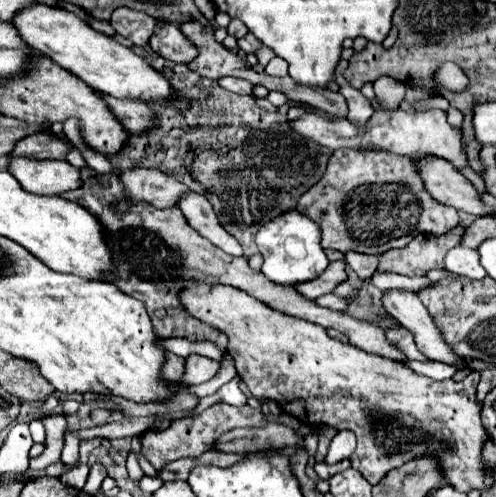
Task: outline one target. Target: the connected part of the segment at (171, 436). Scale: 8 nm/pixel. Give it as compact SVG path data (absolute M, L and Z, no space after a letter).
M218 403L218 405L212 405L212 407L208 407L206 411L194 415L194 417L172 421L170 427L164 429L164 431L146 431L142 435L142 453L154 465L154 469L160 469L166 463L176 461L176 459L202 455L204 451L208 451L212 447L216 437L220 437L222 433L226 433L234 427L262 427L266 423L268 421L266 421L266 417L262 415L260 409L252 409L250 405L232 407L232 405L226 405L226 403Z

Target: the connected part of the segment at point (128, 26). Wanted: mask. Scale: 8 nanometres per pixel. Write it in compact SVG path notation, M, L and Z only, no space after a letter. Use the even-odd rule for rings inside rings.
M118 7L112 13L110 23L116 29L116 33L120 33L122 37L128 37L138 47L144 47L148 43L148 39L152 37L154 27L160 23L160 19L156 19L152 15L146 15L144 11Z

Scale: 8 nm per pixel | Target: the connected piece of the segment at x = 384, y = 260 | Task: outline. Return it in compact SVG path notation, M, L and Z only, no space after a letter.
M456 227L440 237L416 235L416 239L412 239L412 243L408 243L404 249L386 251L384 255L378 255L378 271L420 277L426 275L430 269L444 269L446 253L456 247L456 243L462 243L462 235L464 227Z

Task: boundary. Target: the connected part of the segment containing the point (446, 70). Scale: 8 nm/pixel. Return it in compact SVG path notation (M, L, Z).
M442 63L440 71L436 73L436 83L440 83L444 89L460 91L468 85L468 77L464 71L460 71L460 67L456 67L456 63Z

